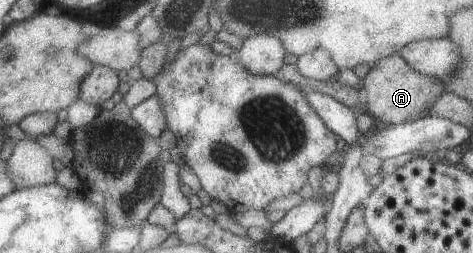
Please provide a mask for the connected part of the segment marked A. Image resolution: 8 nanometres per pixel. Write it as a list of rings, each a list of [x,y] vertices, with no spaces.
[[[398,54],[385,57],[381,64],[363,79],[364,104],[363,108],[371,114],[379,126],[400,125],[427,117],[435,101],[445,92],[444,82],[437,77],[425,76],[414,71],[409,63]]]

